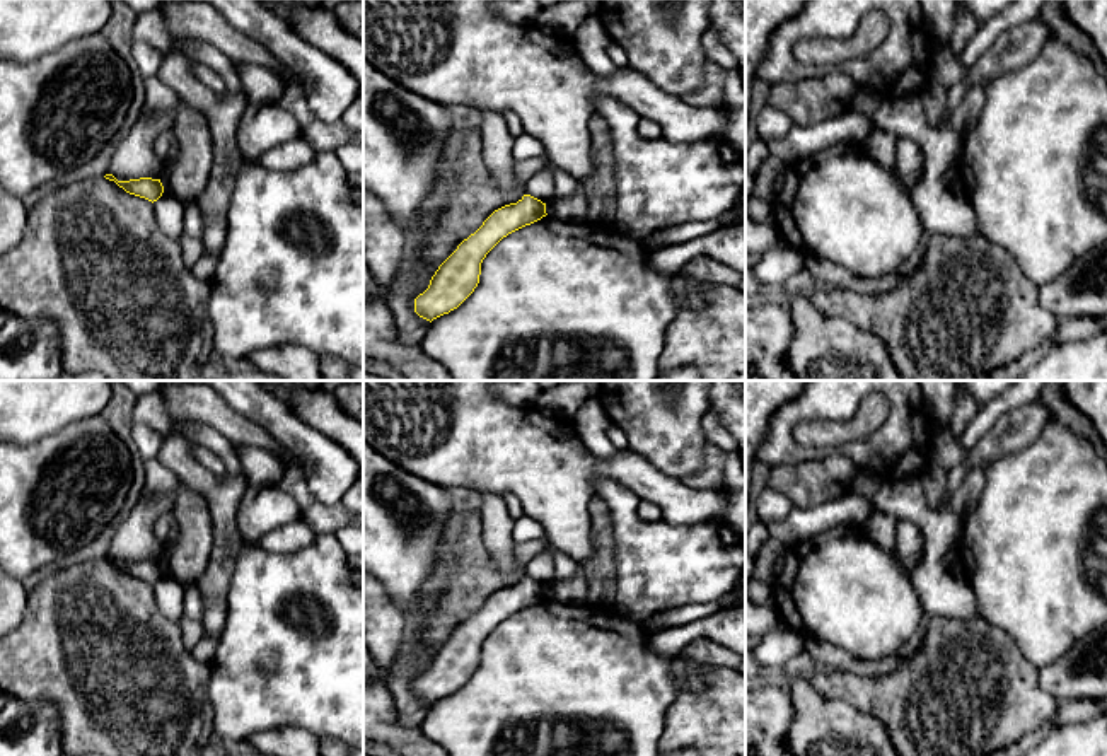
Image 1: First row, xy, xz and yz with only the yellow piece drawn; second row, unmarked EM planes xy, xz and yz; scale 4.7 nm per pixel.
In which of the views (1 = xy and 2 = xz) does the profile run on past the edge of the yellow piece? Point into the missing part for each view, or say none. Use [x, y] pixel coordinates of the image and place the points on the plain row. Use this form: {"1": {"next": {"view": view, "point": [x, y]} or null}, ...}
{"1": {"next": null}, "2": {"next": null}}

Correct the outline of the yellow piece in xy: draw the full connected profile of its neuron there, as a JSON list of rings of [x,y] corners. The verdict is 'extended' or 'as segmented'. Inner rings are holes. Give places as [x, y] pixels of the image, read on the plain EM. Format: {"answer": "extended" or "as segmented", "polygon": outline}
{"answer": "as segmented", "polygon": [[[106,556],[104,560],[114,563],[126,575],[145,580],[152,585],[157,584],[164,575],[160,561],[140,560],[130,563],[118,563],[113,556]]]}

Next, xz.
{"answer": "as segmented", "polygon": [[[524,577],[517,585],[495,592],[438,648],[428,671],[414,681],[414,695],[432,705],[457,691],[478,669],[481,645],[486,637],[508,616],[546,597],[546,585],[530,577]]]}

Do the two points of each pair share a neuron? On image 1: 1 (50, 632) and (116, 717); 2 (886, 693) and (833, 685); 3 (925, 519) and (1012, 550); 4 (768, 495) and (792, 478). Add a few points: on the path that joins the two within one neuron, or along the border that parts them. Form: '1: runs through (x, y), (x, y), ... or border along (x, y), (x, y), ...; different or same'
1: runs through (70, 652), (115, 697); same
2: runs through (872, 693), (860, 693), (846, 686); same
3: border along (964, 519), (964, 535), (956, 545); different
4: border along (768, 485), (780, 492), (794, 507); different

